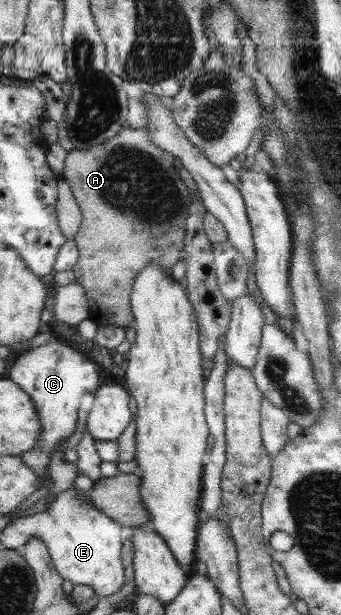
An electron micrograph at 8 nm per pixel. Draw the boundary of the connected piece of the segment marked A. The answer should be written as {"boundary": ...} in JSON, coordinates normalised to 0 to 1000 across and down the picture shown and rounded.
{"boundary":[[[370,205],[302,234],[202,246],[185,289],[240,341],[240,366],[217,387],[235,418],[211,439],[223,446],[223,459],[246,467],[261,483],[273,520],[287,528],[346,527],[364,535],[393,530],[399,517],[387,509],[387,472],[396,455],[449,426],[469,429],[481,442],[501,447],[545,398],[563,319],[513,272],[513,254],[449,234],[437,210]]]}

